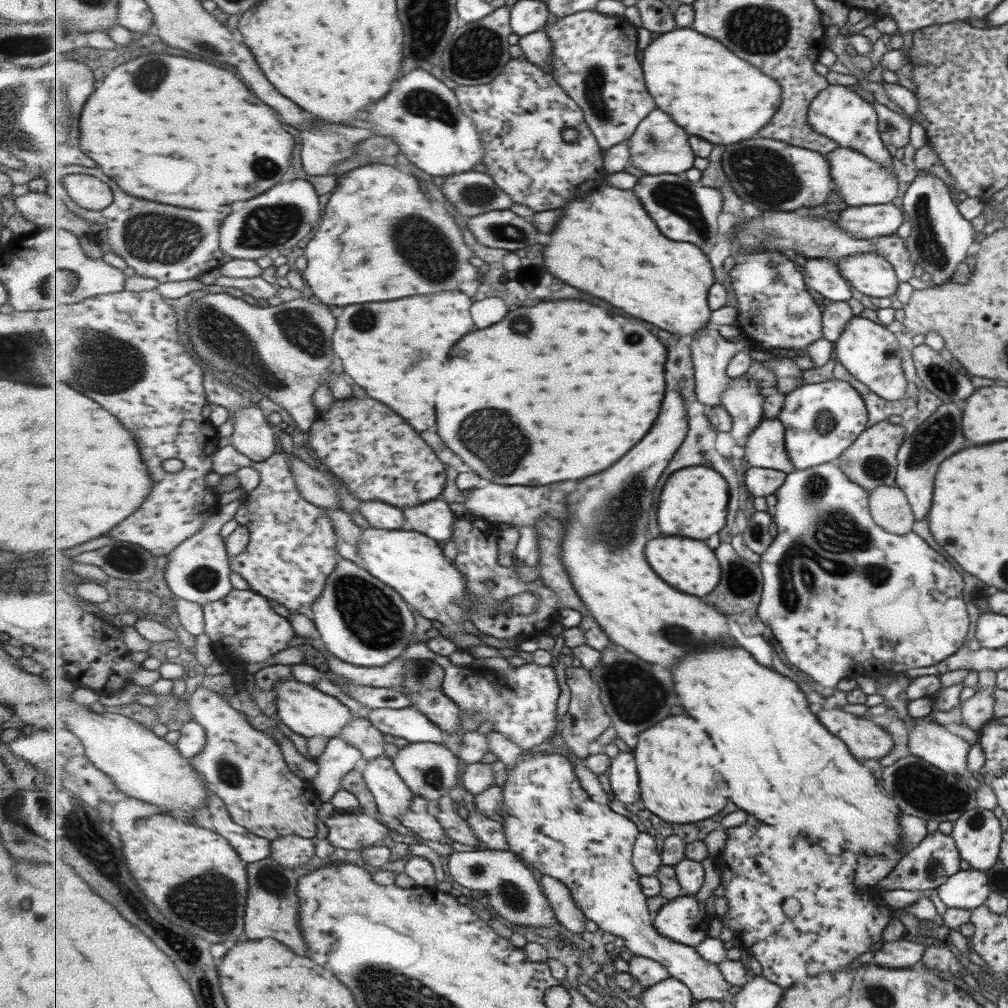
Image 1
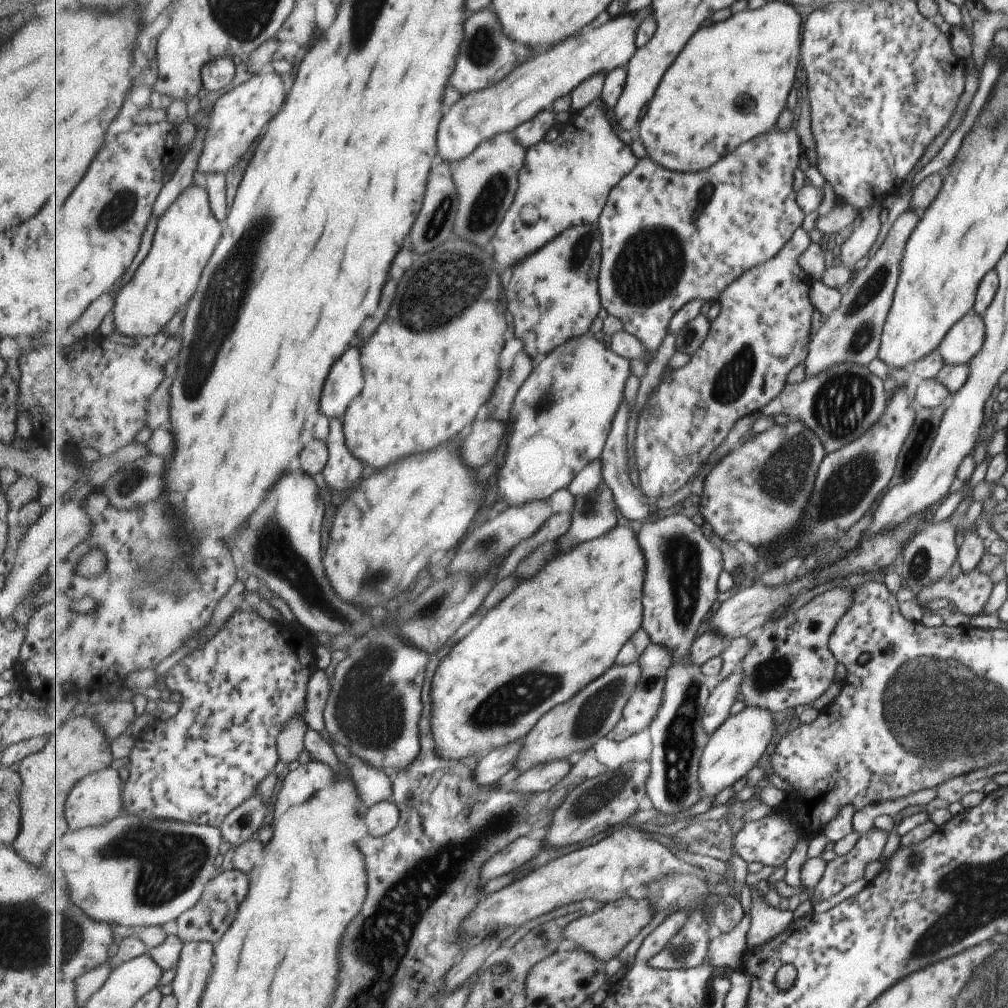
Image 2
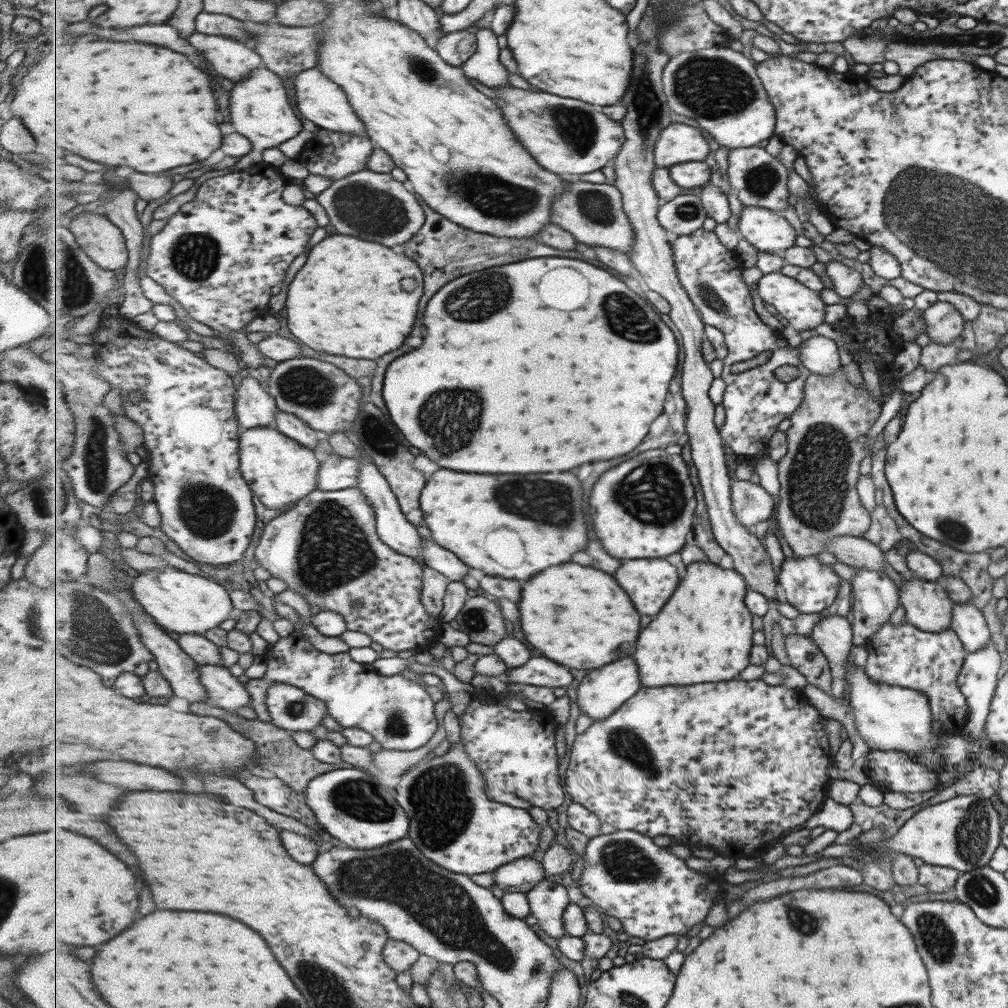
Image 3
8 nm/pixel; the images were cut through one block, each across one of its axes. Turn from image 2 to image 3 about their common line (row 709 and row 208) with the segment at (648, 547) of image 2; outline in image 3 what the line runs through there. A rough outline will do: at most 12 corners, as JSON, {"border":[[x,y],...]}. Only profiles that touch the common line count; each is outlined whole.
{"border":[[681,194],[657,216],[672,236],[703,226],[708,212],[700,194]]}

